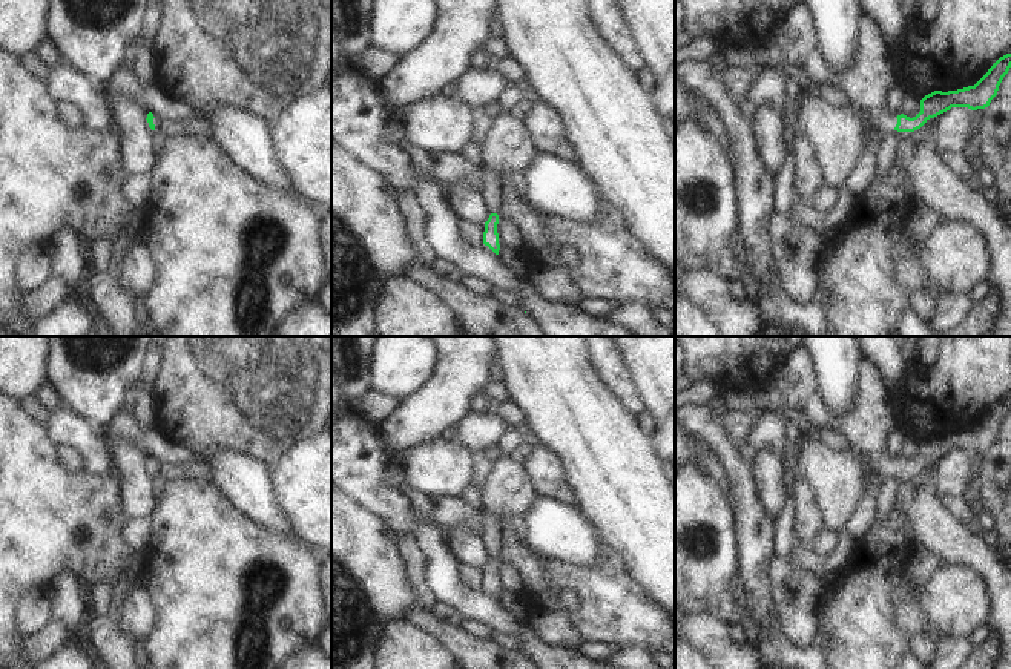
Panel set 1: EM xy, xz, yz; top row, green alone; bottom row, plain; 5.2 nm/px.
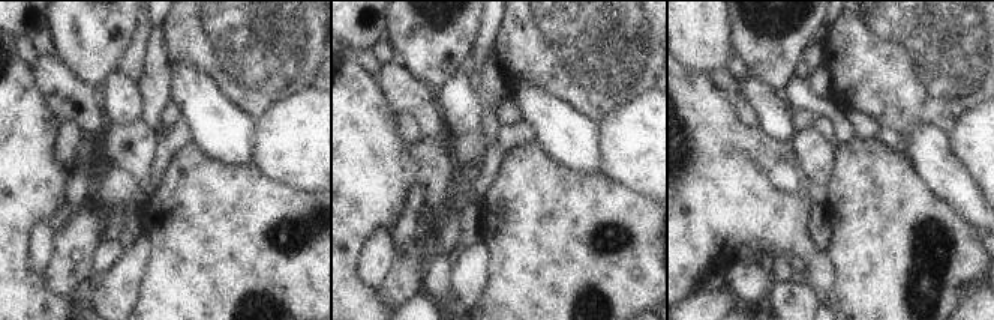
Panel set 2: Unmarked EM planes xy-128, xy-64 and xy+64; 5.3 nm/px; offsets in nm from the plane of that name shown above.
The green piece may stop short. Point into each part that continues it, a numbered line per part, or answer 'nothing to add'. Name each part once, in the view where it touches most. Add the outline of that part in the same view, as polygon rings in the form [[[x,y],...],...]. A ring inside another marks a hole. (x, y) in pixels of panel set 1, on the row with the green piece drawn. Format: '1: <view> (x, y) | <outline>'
1: yz (793, 45) | [[[799,2],[790,9],[785,21],[756,49],[758,60],[762,68],[793,68],[796,72],[802,72],[807,83],[812,86],[832,84],[839,87],[853,98],[855,112],[861,115],[867,124],[871,124],[882,132],[893,132],[897,118],[887,112],[885,104],[890,91],[896,86],[894,64],[890,58],[888,46],[884,41],[881,29],[867,12],[861,18],[859,31],[859,58],[847,75],[839,75],[821,55],[810,6],[805,2]]]

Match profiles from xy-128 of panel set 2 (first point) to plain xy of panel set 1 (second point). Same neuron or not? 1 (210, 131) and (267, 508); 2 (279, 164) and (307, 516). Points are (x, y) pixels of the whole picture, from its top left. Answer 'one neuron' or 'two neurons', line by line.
1: one neuron
2: one neuron

